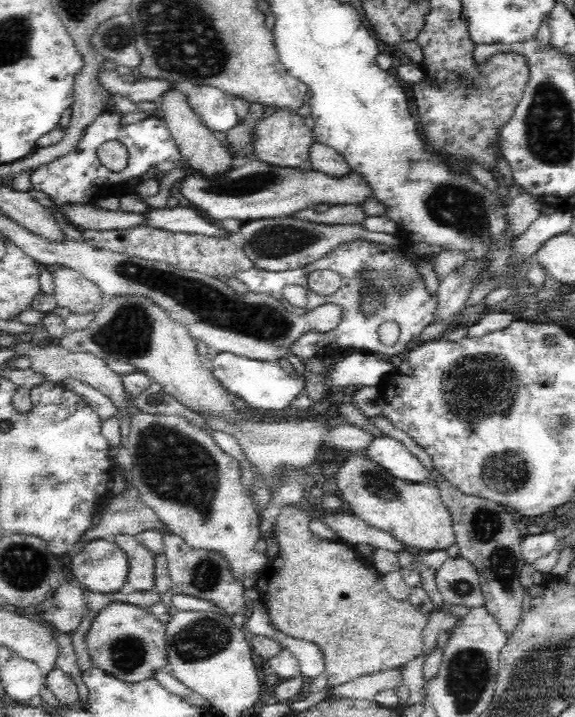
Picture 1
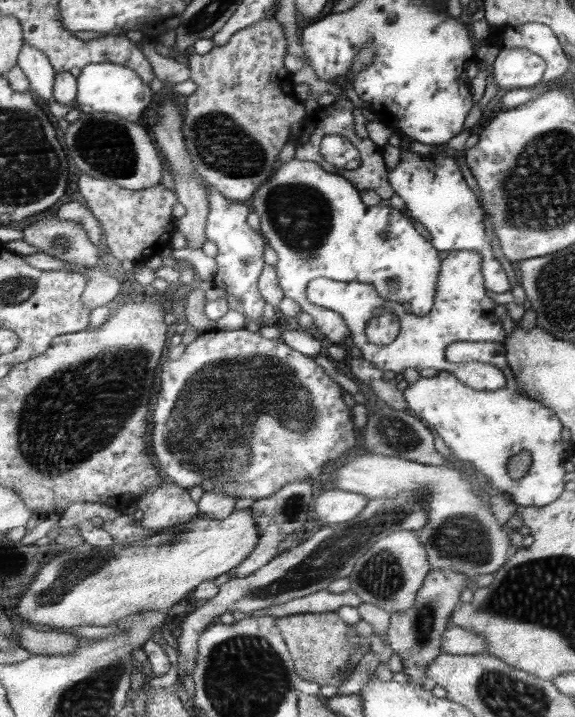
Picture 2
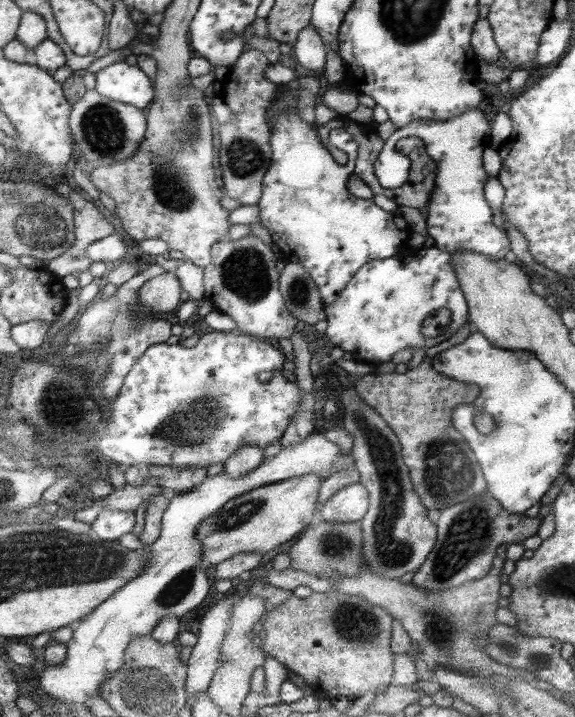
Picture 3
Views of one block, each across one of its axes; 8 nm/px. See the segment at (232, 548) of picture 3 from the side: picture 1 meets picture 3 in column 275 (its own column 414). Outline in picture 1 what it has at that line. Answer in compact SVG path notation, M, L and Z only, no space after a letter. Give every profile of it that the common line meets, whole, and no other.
M362 450L348 452L348 458L338 464L334 481L353 515L368 526L391 534L406 547L415 546L425 552L430 549L448 549L455 542L451 515L431 481L409 483L396 479L380 464L369 460L369 456Z

